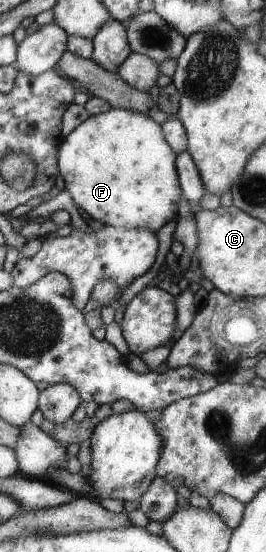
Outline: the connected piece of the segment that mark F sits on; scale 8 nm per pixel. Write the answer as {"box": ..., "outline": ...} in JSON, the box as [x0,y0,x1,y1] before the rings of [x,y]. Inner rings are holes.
{"box":[57,107,181,233],"outline":[[[110,107],[106,112],[89,116],[71,130],[57,153],[59,184],[70,193],[74,204],[86,217],[116,229],[146,229],[153,233],[174,218],[181,189],[176,178],[174,152],[162,137],[160,125],[148,114]]]}

